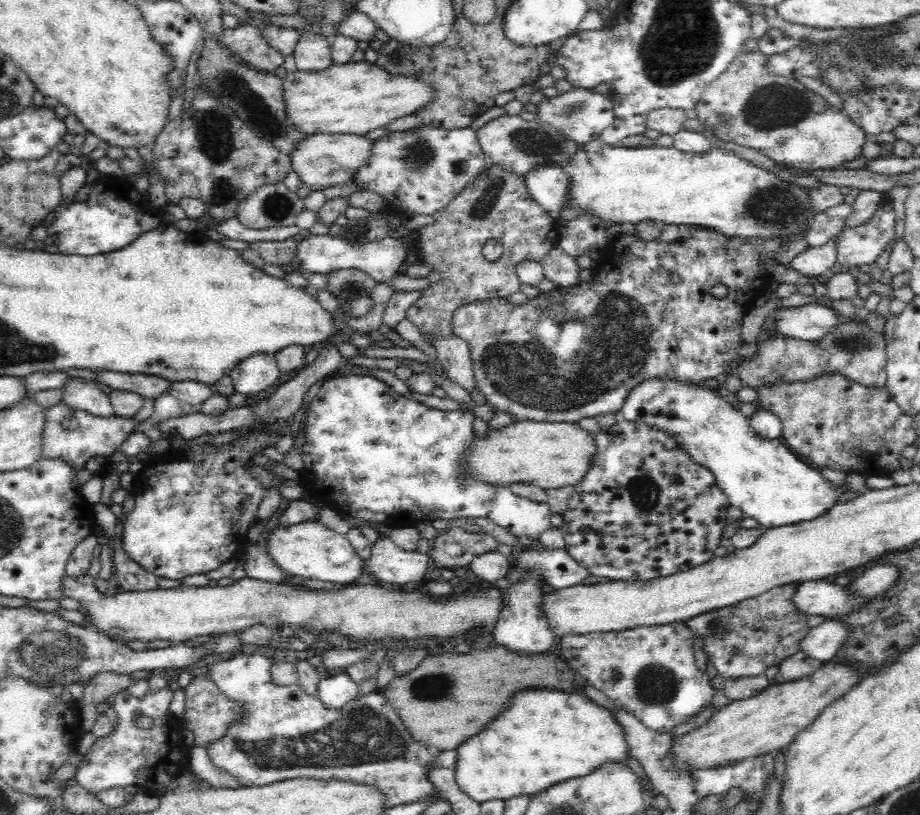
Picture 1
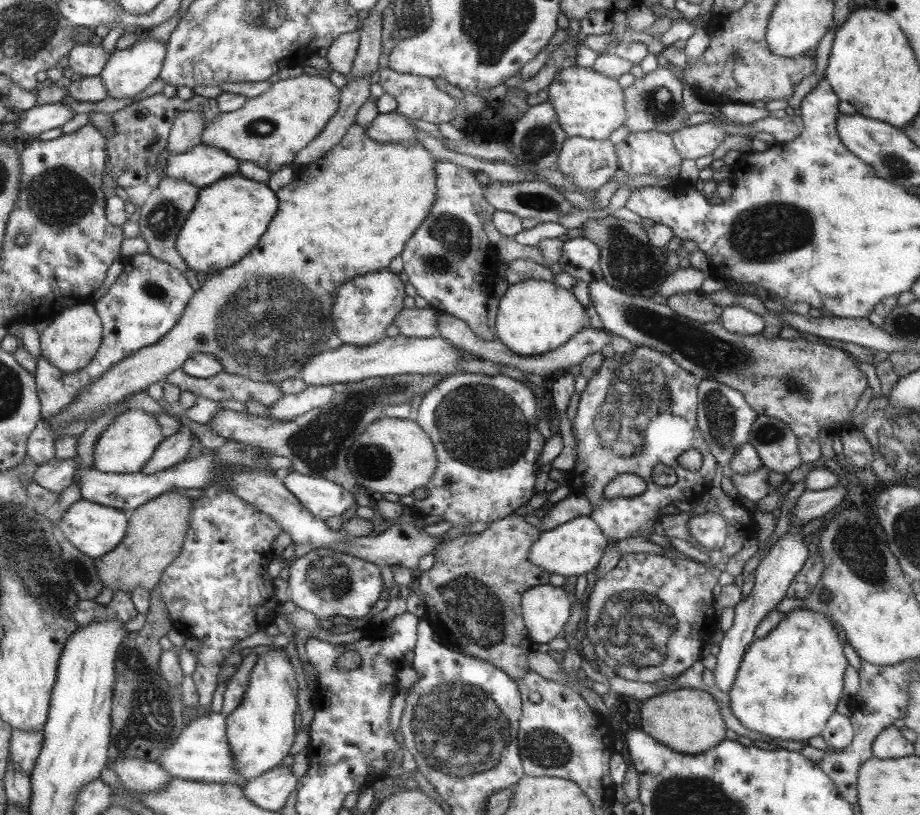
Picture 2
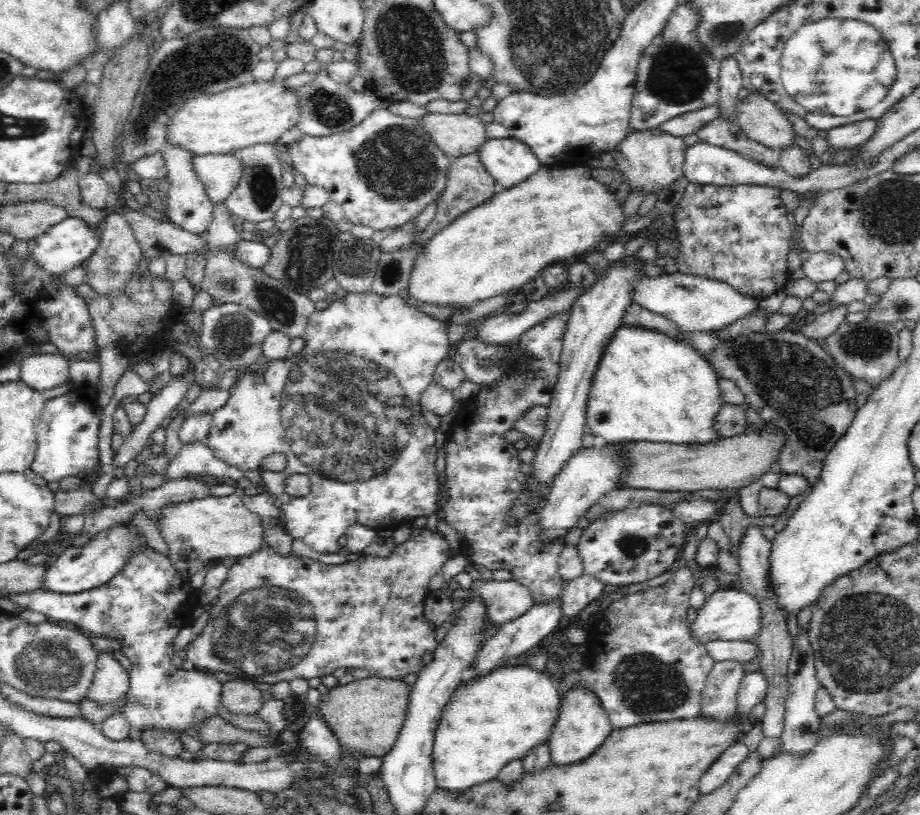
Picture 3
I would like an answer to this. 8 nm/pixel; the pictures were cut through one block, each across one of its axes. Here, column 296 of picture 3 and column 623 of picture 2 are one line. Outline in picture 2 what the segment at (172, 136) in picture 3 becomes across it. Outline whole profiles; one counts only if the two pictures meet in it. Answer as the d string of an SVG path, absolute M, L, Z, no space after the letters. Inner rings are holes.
M575 64L557 71L547 86L547 102L554 106L561 129L568 138L580 136L589 140L606 140L611 132L628 120L624 108L624 91L617 80L605 77L592 67Z

